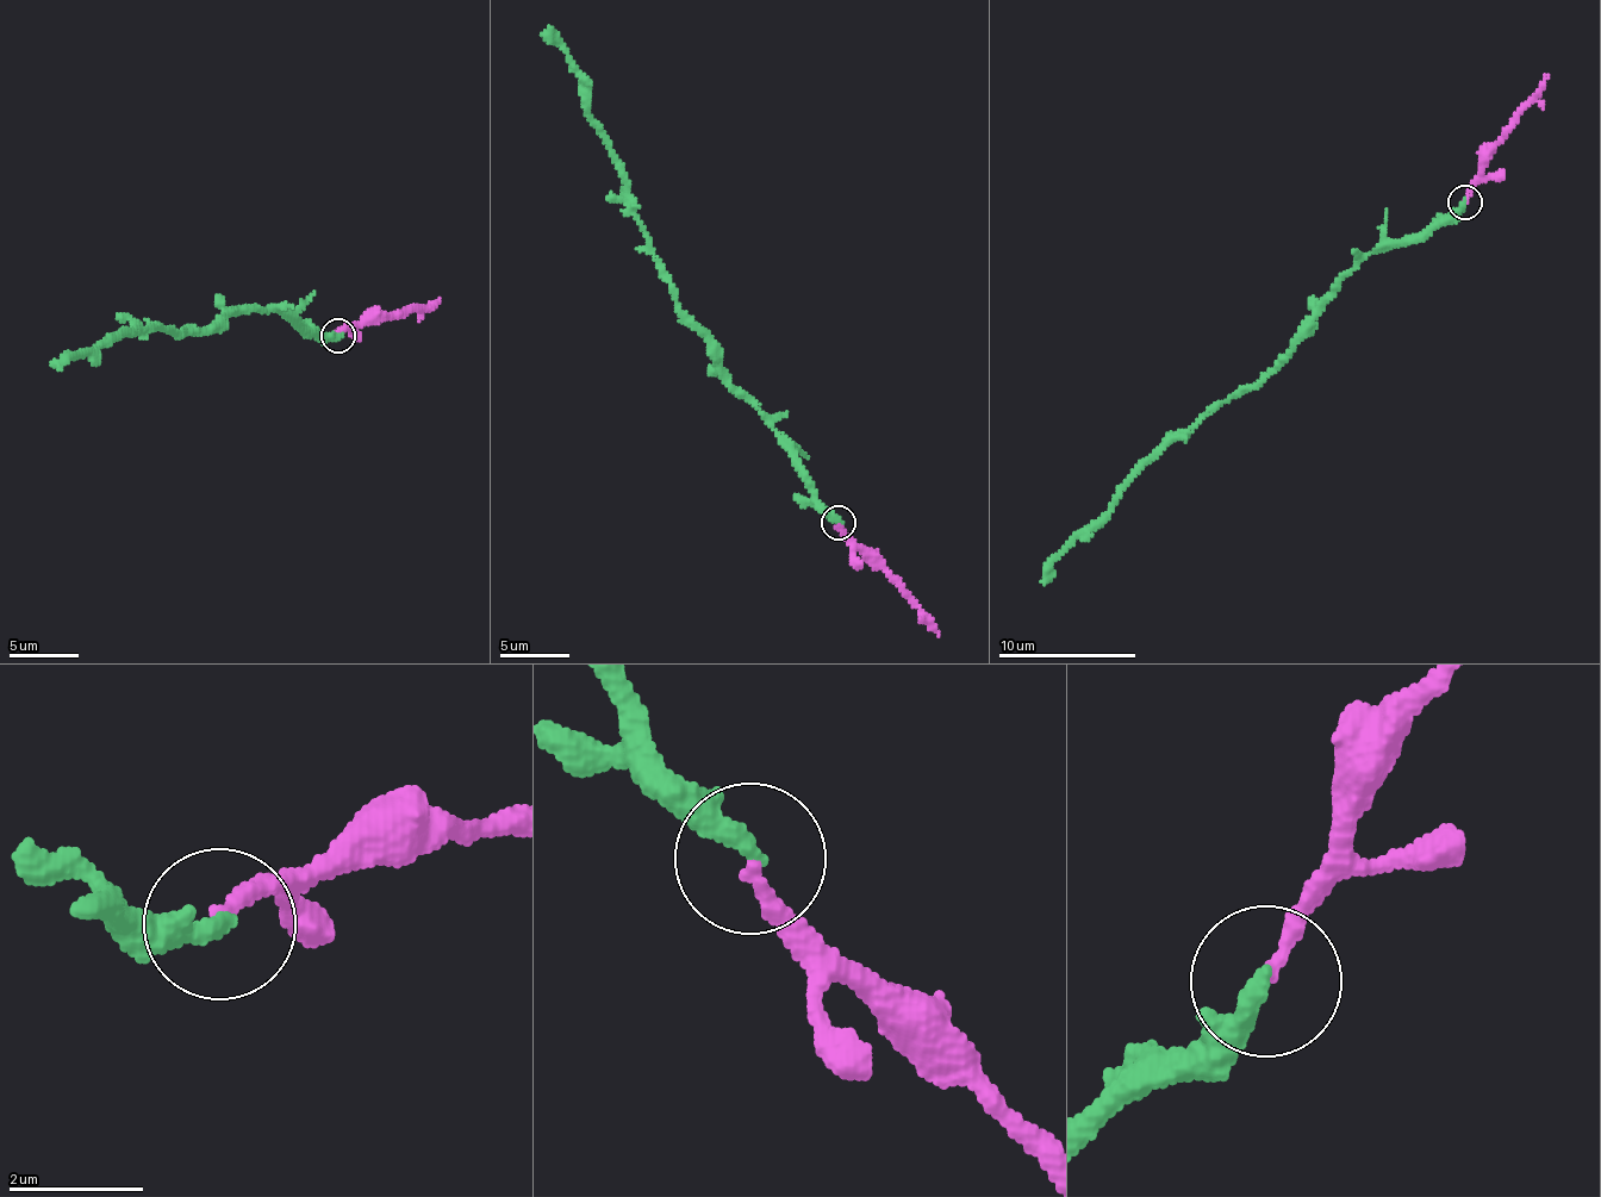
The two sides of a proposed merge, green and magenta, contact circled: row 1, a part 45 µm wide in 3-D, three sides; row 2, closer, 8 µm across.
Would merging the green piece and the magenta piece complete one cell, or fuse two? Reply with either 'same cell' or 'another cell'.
same cell

